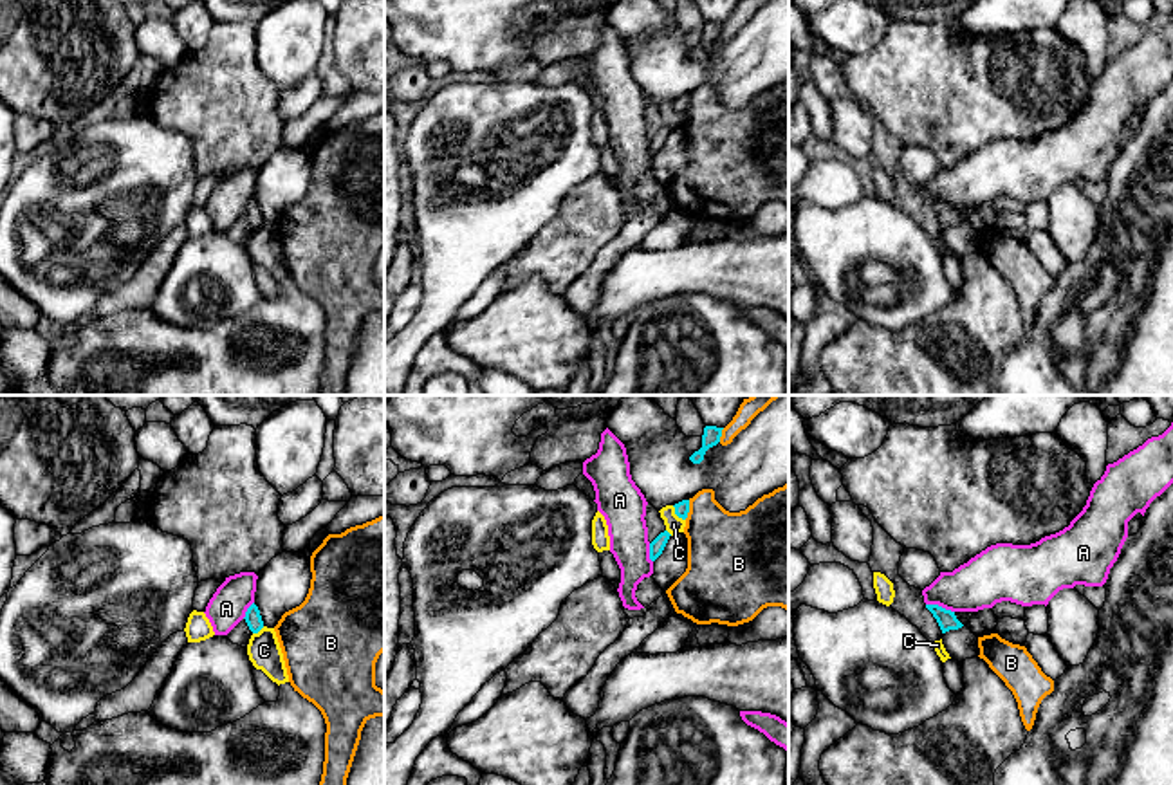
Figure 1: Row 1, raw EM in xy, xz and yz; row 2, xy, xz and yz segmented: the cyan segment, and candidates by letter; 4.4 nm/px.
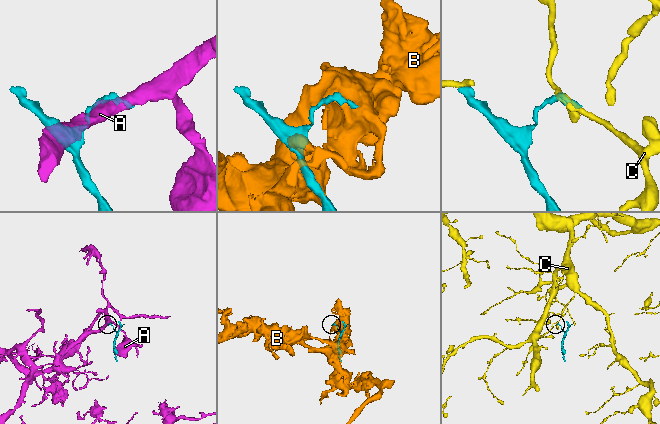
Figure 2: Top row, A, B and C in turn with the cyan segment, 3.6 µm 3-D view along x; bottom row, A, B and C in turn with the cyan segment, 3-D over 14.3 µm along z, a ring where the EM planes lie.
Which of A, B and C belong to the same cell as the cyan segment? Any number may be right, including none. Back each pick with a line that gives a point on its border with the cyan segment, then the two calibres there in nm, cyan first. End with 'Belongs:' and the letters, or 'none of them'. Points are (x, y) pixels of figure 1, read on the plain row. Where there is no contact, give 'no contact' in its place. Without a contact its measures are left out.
Belongs: none of them

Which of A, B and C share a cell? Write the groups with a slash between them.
A / B / C

